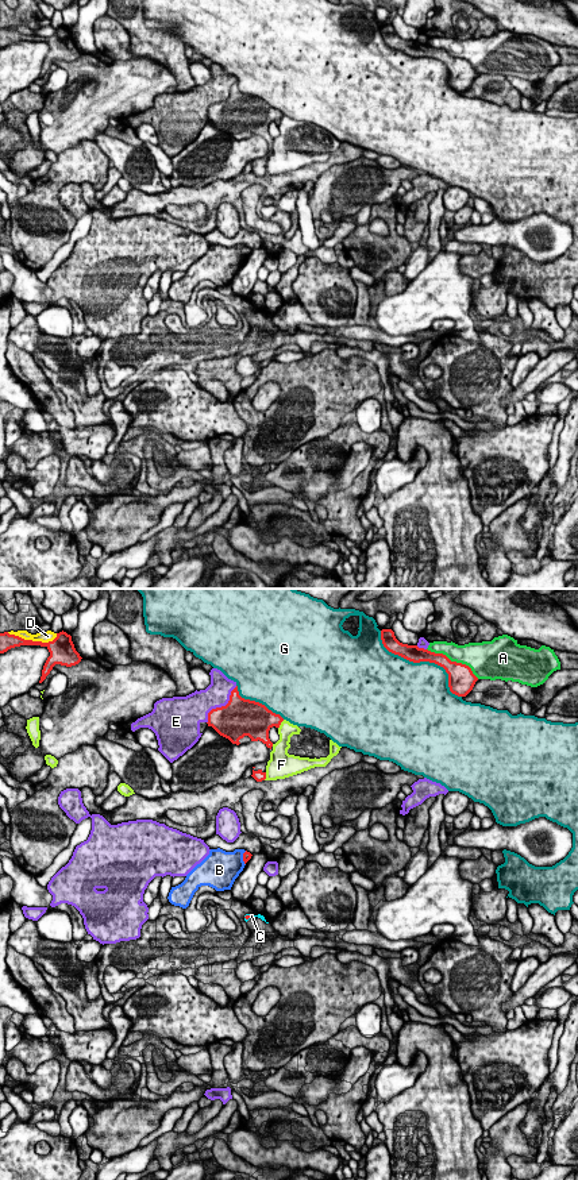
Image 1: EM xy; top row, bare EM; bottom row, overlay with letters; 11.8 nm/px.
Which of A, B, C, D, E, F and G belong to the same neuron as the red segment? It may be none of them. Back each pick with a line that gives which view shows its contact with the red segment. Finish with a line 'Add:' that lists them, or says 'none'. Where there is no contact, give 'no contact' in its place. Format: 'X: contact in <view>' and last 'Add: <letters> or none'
C: contact in xy
Add: C

